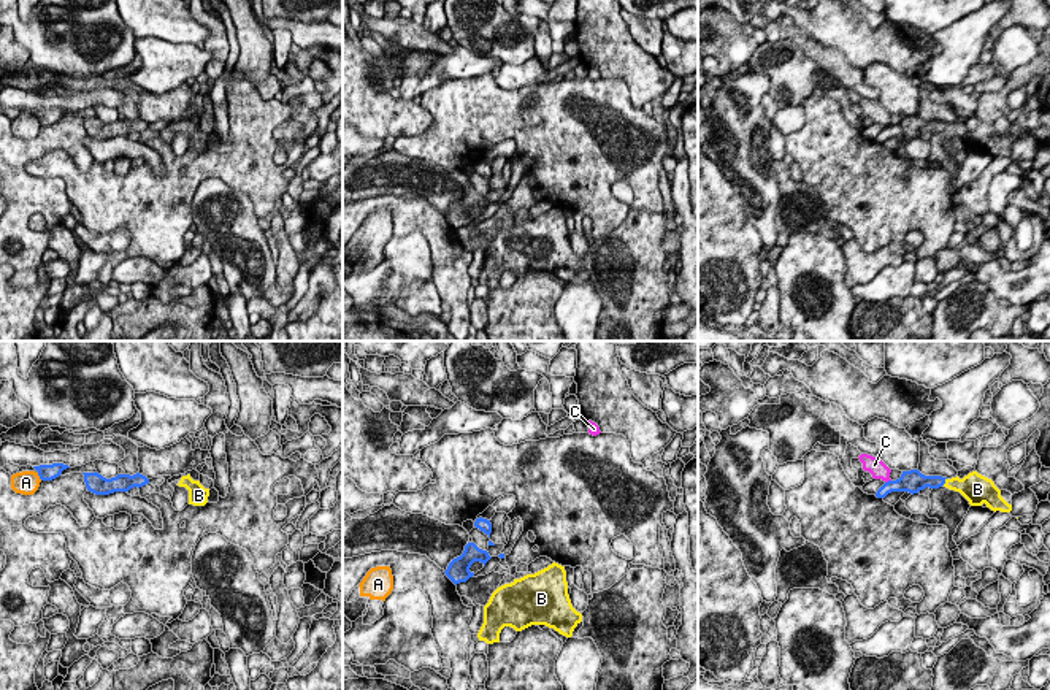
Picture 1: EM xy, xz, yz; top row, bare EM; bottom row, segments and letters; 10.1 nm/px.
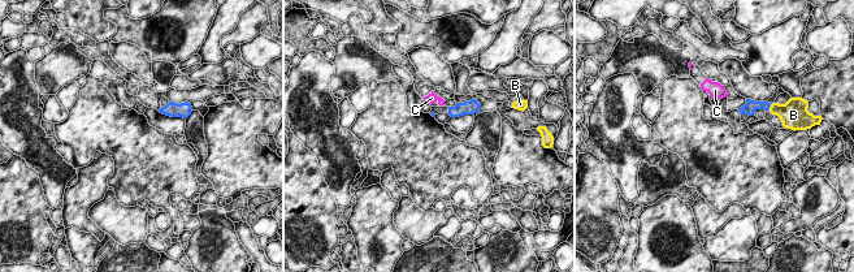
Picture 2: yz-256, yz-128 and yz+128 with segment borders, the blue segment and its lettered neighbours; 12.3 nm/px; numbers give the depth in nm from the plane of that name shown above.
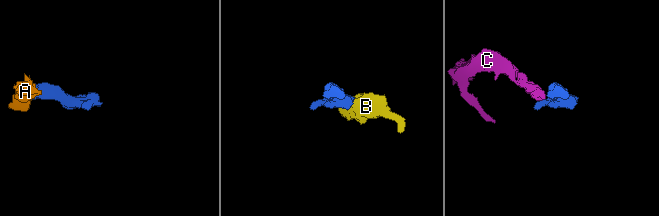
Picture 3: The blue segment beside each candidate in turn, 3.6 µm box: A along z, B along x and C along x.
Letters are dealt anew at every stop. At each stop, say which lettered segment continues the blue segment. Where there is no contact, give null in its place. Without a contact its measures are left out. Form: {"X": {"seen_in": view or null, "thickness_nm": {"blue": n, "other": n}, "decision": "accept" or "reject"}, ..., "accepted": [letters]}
{"A": {"seen_in": "xy", "thickness_nm": {"blue": 160, "other": 240}, "decision": "reject"}, "B": {"seen_in": "yz", "thickness_nm": {"blue": 160, "other": 200}, "decision": "accept"}, "C": {"seen_in": "yz", "thickness_nm": {"blue": 240, "other": 180}, "decision": "reject"}, "accepted": ["B"]}

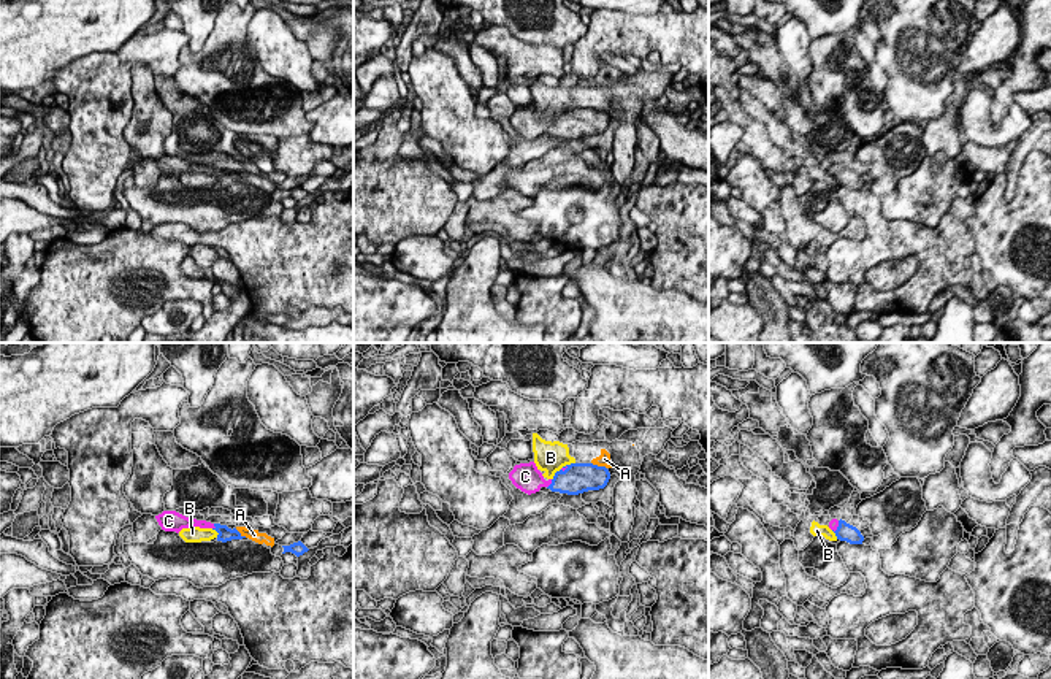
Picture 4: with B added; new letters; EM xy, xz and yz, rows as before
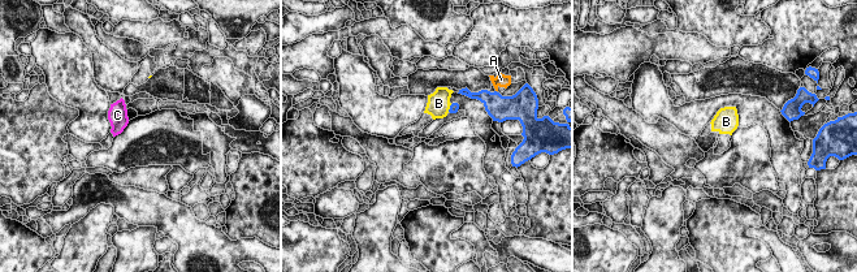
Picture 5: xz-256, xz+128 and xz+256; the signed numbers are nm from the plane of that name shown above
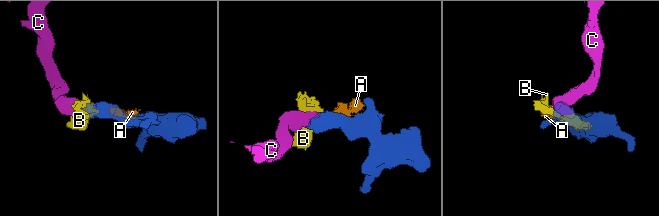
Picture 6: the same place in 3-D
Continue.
{"A": {"seen_in": "xz", "thickness_nm": {"blue": 300, "other": 130}, "decision": "reject"}, "B": {"seen_in": "xz", "thickness_nm": {"blue": 320, "other": 320}, "decision": "reject"}, "C": {"seen_in": "xz", "thickness_nm": {"blue": 300, "other": 280}, "decision": "accept"}, "accepted": ["C"]}

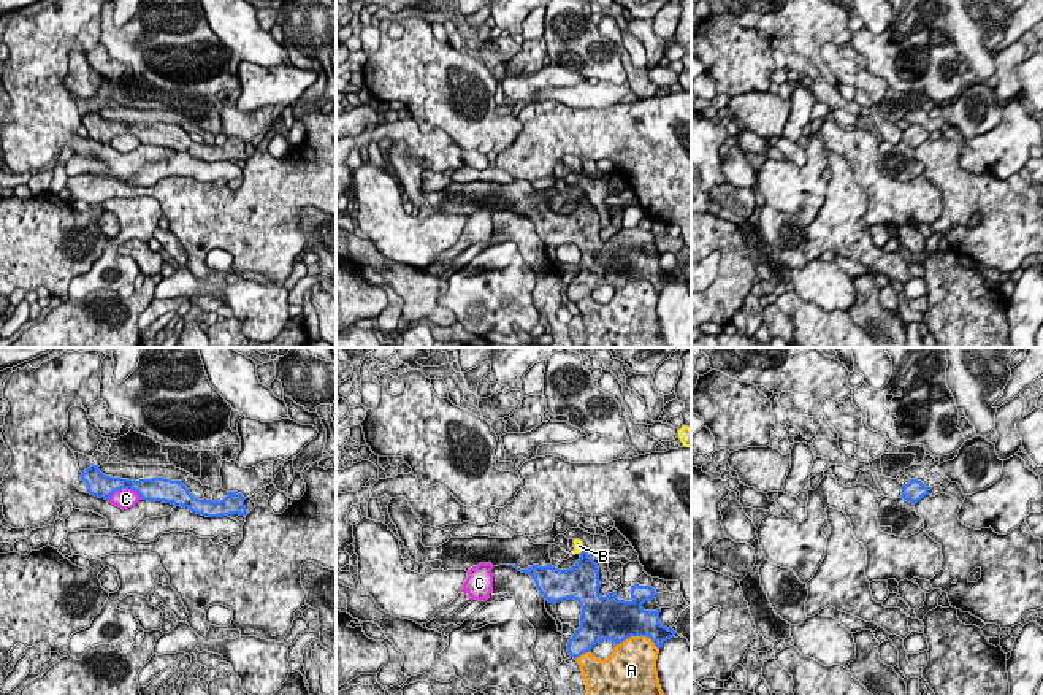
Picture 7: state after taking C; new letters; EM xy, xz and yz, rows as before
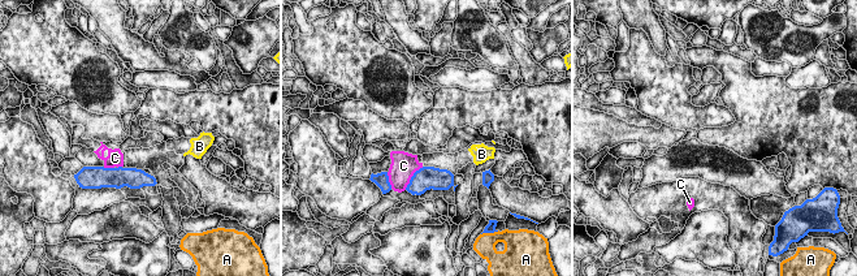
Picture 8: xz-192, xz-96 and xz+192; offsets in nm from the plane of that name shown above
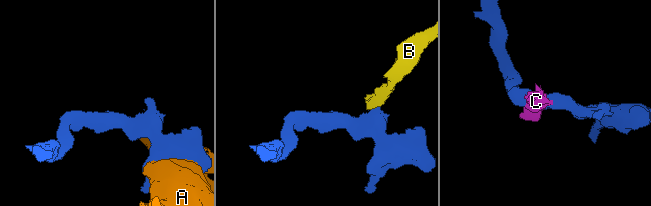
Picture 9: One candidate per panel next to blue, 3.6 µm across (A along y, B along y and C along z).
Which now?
{"A": {"seen_in": "xz", "thickness_nm": {"blue": 400, "other": 440}, "decision": "reject"}, "B": {"seen_in": "xz", "thickness_nm": {"blue": 300, "other": 100}, "decision": "reject"}, "C": {"seen_in": "xy", "thickness_nm": {"blue": 260, "other": 190}, "decision": "reject"}, "accepted": []}

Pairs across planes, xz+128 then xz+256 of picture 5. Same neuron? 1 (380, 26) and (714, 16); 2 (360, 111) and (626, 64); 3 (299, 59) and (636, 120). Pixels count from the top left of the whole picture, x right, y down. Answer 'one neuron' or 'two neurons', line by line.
1: two neurons
2: two neurons
3: two neurons

